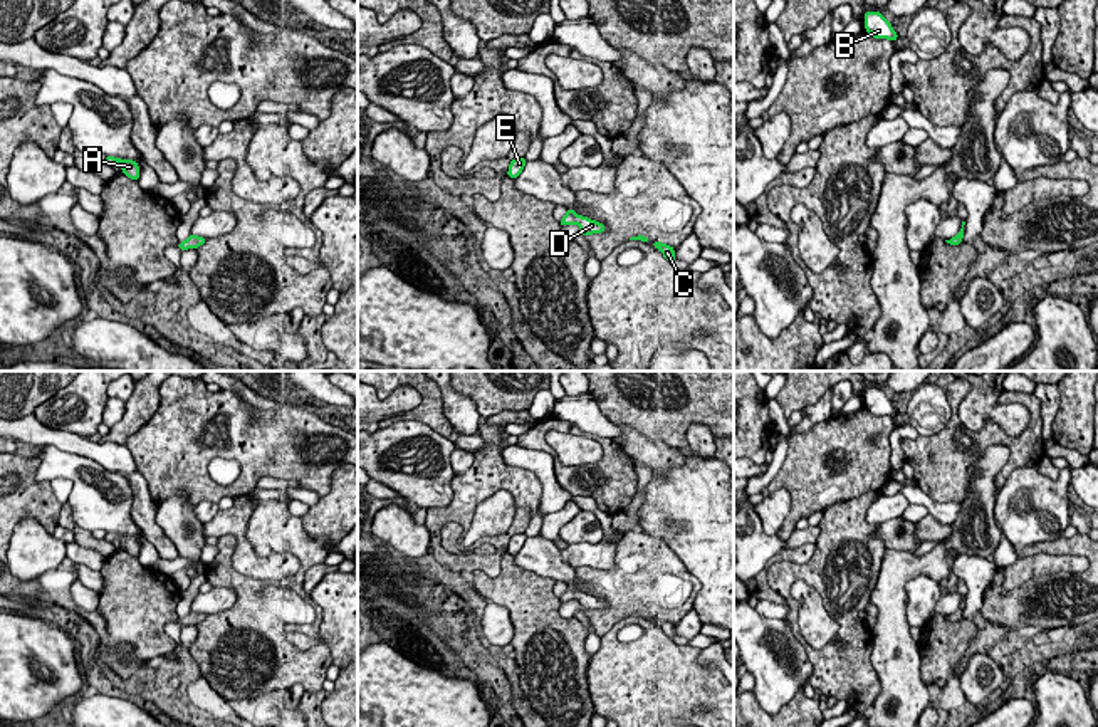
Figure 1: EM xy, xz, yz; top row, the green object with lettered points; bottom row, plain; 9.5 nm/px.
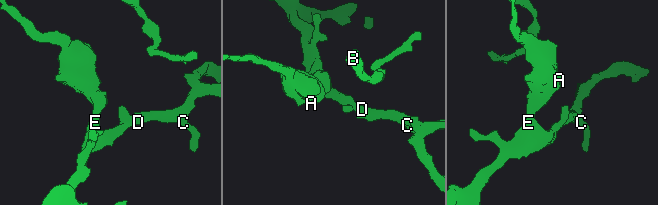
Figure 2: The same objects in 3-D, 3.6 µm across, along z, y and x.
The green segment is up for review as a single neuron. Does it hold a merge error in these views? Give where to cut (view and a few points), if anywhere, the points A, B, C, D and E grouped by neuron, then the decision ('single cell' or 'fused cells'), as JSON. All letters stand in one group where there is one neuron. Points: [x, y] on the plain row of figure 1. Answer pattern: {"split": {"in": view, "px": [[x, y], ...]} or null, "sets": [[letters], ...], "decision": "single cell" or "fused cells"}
{"split": null, "sets": [["A", "B", "C", "D", "E"]], "decision": "single cell"}

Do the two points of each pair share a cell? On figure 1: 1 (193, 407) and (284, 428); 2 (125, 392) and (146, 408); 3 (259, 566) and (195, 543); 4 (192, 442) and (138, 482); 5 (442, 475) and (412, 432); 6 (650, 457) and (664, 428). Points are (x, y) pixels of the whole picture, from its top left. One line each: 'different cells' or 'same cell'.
1: same cell
2: different cells
3: different cells
4: different cells
5: same cell
6: different cells

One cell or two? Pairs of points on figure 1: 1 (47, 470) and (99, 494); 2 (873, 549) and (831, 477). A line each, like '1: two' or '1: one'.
1: one
2: two

